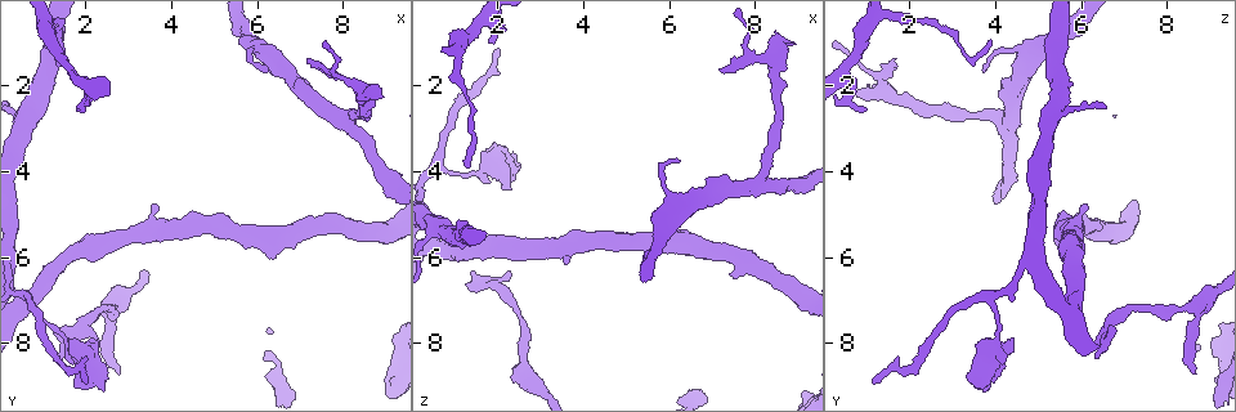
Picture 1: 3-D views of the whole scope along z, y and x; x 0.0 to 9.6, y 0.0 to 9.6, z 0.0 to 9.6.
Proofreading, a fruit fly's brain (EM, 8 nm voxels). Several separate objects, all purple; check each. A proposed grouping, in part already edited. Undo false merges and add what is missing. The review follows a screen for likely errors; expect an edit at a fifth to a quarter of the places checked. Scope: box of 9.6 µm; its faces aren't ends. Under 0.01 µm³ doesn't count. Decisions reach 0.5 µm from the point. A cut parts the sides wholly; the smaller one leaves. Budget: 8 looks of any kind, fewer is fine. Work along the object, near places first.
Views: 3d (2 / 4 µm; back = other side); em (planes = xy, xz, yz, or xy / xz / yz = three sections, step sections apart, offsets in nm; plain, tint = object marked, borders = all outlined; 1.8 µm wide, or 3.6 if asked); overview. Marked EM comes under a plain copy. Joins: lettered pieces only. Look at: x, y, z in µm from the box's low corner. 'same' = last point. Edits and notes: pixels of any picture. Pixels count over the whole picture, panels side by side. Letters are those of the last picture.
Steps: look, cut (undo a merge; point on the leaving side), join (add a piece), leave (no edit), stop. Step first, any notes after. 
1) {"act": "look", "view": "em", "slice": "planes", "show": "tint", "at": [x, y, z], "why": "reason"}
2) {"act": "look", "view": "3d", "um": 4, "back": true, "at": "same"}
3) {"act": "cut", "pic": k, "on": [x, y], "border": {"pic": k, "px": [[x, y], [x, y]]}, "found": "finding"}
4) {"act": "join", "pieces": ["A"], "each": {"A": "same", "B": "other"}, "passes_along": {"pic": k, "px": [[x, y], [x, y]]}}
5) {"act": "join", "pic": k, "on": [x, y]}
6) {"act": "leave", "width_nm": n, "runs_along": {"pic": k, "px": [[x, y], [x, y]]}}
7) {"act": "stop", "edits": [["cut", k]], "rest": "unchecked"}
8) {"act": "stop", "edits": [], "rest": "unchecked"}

{"act": "look", "view": "em", "slice": "planes", "show": "borders", "at": [6.20, 1.60, 3.75], "why": "free end"}

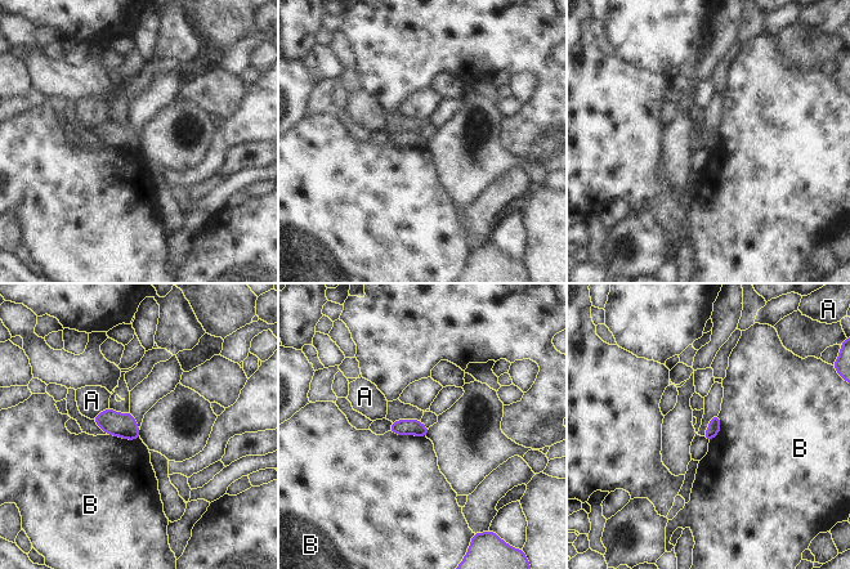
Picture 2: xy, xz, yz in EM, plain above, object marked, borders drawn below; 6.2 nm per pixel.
{"act": "leave", "longest_contact_nm": ["B", 240], "each": {"A": "other", "B": "other"}, "border": {"pic": 2, "px": [[389, 430], [397, 434], [425, 437]]}, "found": "no lettered piece goes on from it"}

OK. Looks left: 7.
{"act": "look", "view": "em", "slice": "xz", "step": 8, "show": "borders", "at": [1.95, 8.90, 1.20], "why": "long arm stops here"}

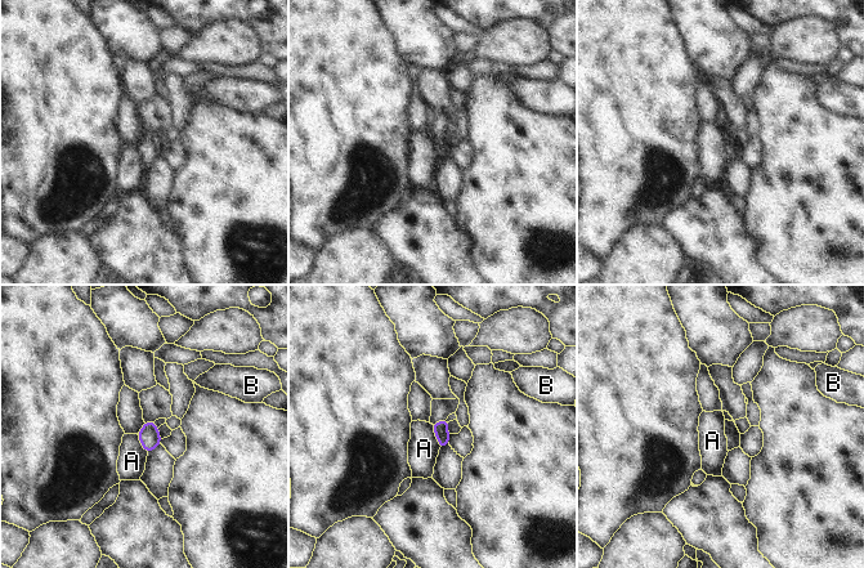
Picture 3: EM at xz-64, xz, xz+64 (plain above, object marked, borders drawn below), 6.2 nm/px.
{"act": "leave", "longest_contact_nm": ["A", 170], "each": {"A": "other", "B": "other"}, "border": {"pic": 3, "px": [[430, 424], [439, 448]]}, "found": "no lettered piece goes on from it"}

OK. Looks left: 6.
{"act": "look", "view": "em", "slice": "planes", "show": "borders", "at": [1.45, 8.35, 6.35], "why": "branch stops here"}

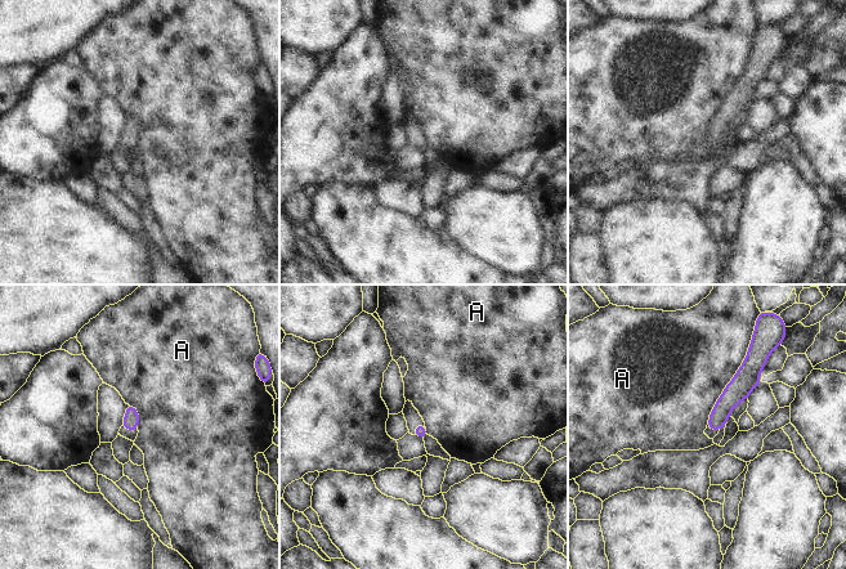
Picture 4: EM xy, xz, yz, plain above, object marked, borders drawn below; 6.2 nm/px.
{"act": "leave", "longest_contact_nm": ["A", 550], "each": {"A": "other"}, "found": "none of them fits"}

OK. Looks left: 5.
{"act": "stop", "edits": [], "rest": "unchecked"}

